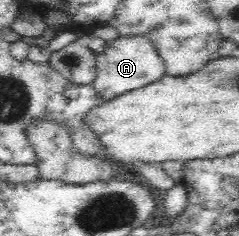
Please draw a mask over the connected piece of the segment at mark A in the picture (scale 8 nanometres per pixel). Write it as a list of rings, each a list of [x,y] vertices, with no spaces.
[[[144,36],[122,37],[110,41],[102,53],[97,54],[96,77],[92,87],[103,102],[111,101],[123,93],[140,89],[164,77],[165,65],[152,41]]]

